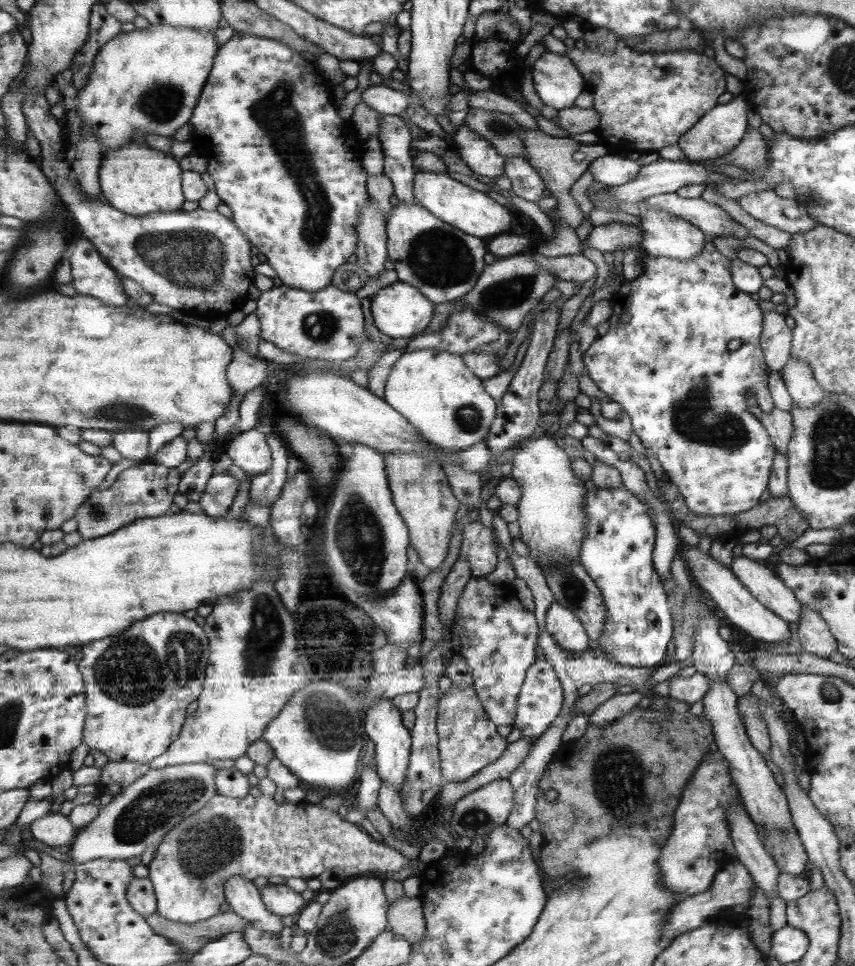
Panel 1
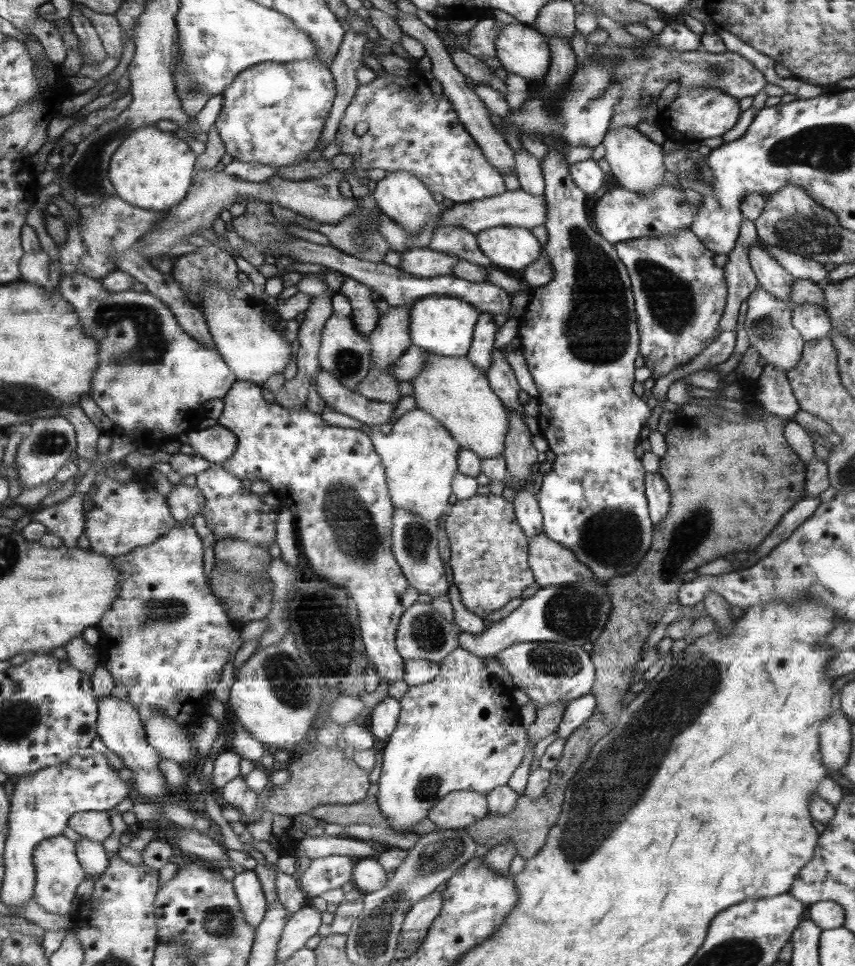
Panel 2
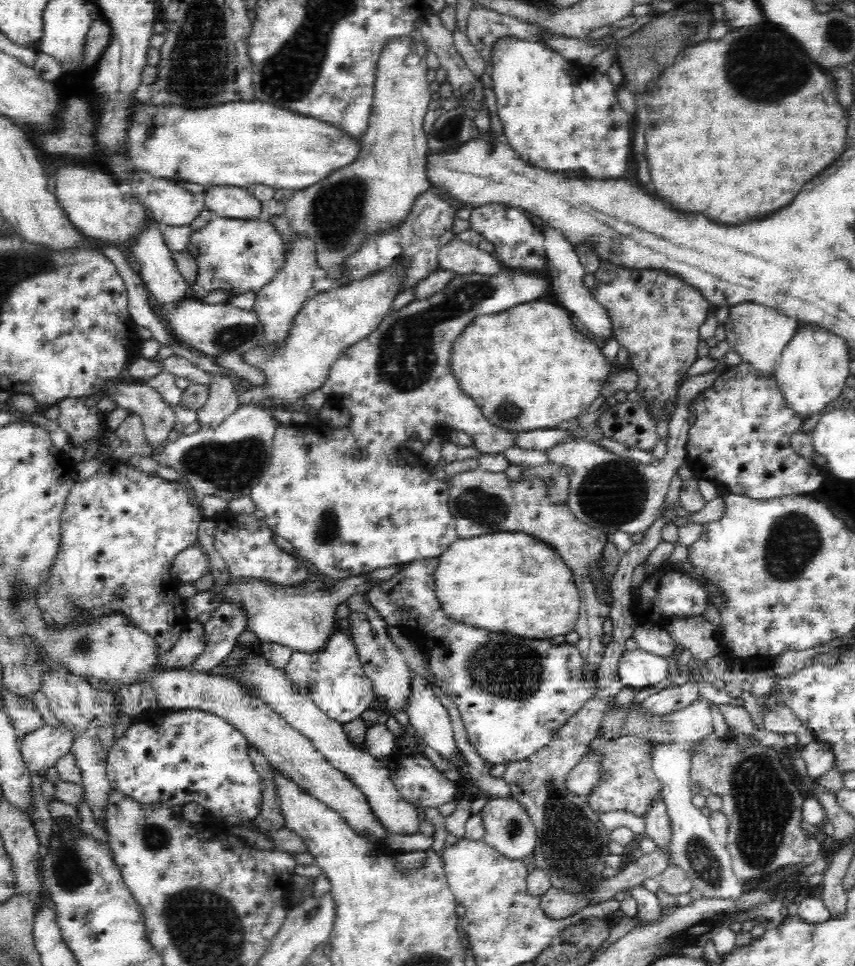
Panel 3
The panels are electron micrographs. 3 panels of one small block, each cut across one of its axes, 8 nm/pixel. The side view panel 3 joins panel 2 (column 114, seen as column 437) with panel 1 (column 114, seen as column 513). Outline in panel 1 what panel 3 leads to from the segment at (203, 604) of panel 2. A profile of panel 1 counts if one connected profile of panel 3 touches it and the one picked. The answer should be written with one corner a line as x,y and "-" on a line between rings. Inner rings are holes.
160,612
158,616
140,620
134,624
134,628
128,628
114,638
86,644
82,651
84,656
80,665
89,696
89,715
85,728
85,743
89,748
102,750
112,762
128,761
147,765
157,756
165,754
181,734
187,719
188,704
198,700
204,690
210,654
208,633
184,614

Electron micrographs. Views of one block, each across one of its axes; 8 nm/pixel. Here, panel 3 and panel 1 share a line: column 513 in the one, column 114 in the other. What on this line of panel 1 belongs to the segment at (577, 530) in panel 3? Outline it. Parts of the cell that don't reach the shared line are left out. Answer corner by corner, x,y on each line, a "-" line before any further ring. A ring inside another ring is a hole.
141,462
122,472
115,483
103,491
96,491
78,511
79,531
86,539
100,538
118,532
138,518
164,516
174,504
181,475
177,468
166,468
152,462

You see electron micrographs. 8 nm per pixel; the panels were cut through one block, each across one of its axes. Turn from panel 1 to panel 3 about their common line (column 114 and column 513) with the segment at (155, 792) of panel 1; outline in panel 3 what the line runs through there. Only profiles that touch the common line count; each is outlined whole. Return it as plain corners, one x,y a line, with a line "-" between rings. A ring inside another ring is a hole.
514,798
492,799
485,804
481,815
483,817
486,832
483,841
494,848
501,856
509,860
522,860
524,857
532,856
538,842
536,825
524,812
521,804

